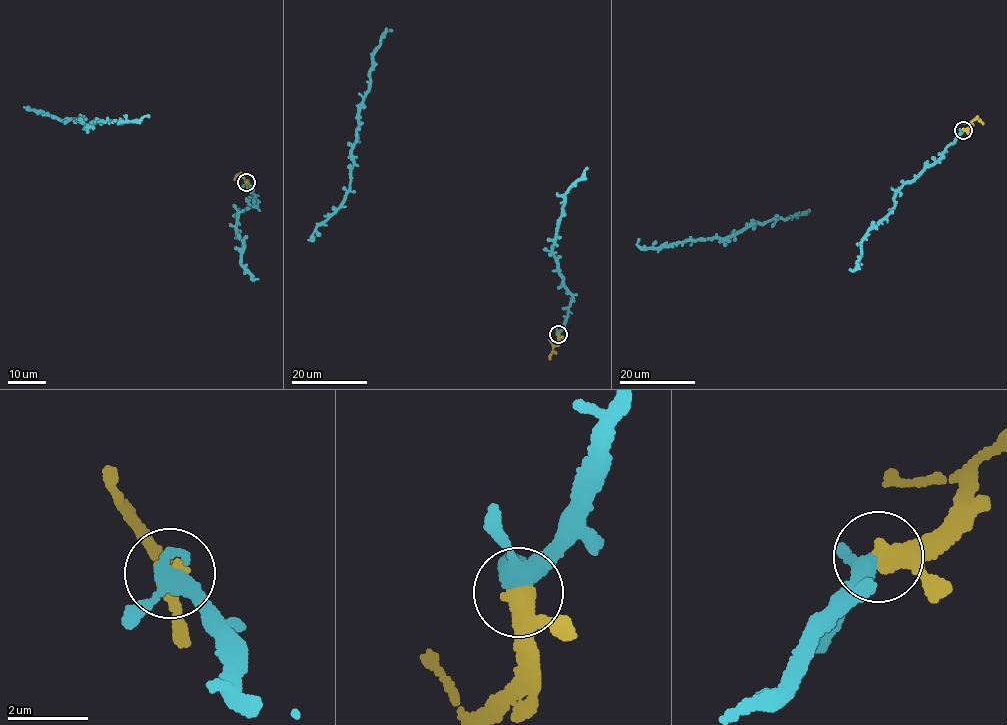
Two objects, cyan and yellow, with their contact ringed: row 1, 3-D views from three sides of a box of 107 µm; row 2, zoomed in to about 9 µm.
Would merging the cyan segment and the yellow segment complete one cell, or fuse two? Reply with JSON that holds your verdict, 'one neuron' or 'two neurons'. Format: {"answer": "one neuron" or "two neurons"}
{"answer": "one neuron"}

